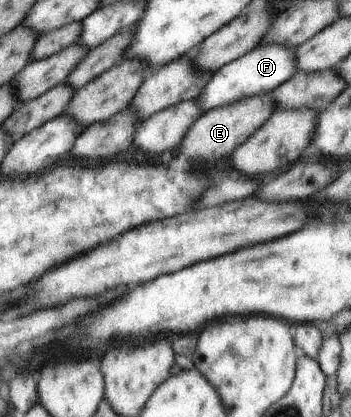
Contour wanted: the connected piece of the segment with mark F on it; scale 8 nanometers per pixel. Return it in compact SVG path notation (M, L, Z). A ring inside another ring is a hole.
M281 43L259 45L251 52L227 63L213 74L197 100L202 104L205 112L248 96L274 91L281 83L298 72L295 51L295 47L288 47Z

